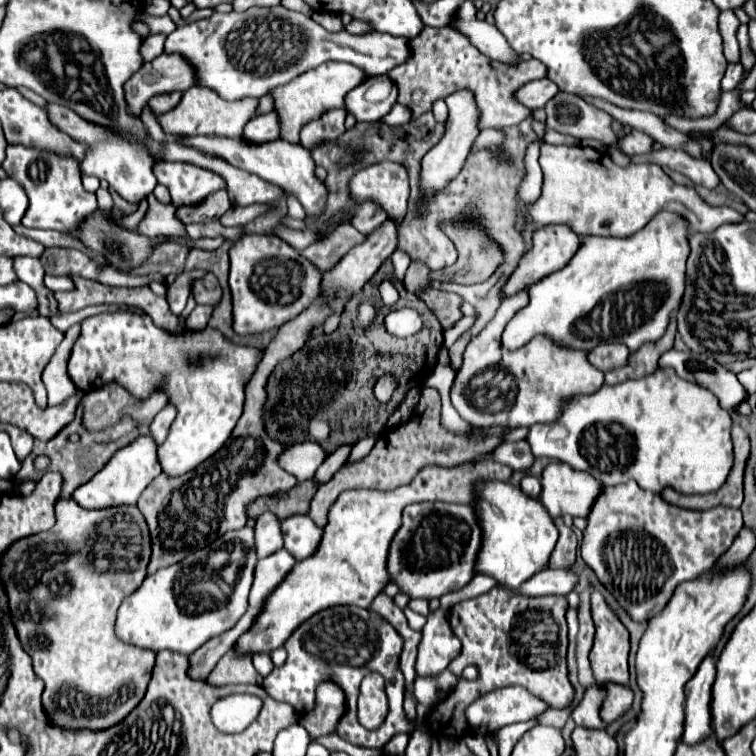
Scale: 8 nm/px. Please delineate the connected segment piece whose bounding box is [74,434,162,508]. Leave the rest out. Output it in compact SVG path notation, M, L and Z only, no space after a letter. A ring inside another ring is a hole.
M144 434L144 436L138 436L134 442L130 442L128 446L120 448L92 480L88 480L84 486L80 486L74 492L74 498L84 508L104 508L104 506L118 506L118 504L136 504L136 500L144 492L144 488L160 472L162 472L162 466L160 466L158 456L156 456L156 442L154 442L154 438L150 434Z

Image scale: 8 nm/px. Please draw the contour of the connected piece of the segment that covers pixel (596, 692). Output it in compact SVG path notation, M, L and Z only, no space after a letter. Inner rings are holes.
M590 686L584 694L584 702L574 708L572 712L572 718L578 726L584 726L584 728L590 728L590 730L606 730L606 722L602 722L600 718L600 708L602 708L602 702L604 702L604 696L606 696L606 690L604 686Z

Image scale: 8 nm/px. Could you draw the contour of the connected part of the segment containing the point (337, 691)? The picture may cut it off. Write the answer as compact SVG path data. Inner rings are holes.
M326 680L316 688L316 704L312 712L306 712L300 718L300 724L308 730L312 740L328 736L336 730L344 710L346 710L344 690L336 682Z

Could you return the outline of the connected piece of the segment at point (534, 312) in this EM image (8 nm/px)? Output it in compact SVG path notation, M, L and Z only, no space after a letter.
M672 212L656 214L632 238L584 238L576 256L562 270L556 270L532 284L530 304L508 322L502 344L508 350L516 350L528 344L536 334L550 334L562 346L592 350L600 342L622 342L630 352L634 352L646 342L656 342L664 336L672 312L680 306L686 284L688 254L688 220Z

